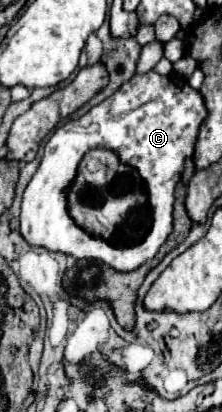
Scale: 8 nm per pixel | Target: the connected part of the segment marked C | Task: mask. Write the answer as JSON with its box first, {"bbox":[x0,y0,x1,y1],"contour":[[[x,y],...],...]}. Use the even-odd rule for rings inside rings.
{"bbox":[21,70,205,272],"contour":[[[155,70],[135,74],[111,98],[91,108],[85,116],[69,120],[57,128],[45,144],[41,164],[25,188],[21,204],[21,234],[31,246],[43,246],[51,252],[71,254],[75,258],[103,260],[119,272],[131,272],[151,260],[165,244],[173,230],[173,192],[181,178],[185,158],[193,156],[199,128],[205,120],[205,102],[199,90],[191,88],[187,80],[175,76],[161,76]],[[93,148],[105,148],[119,156],[119,160],[139,172],[147,184],[147,224],[143,230],[133,230],[135,242],[131,246],[113,246],[77,226],[69,216],[67,190],[75,184],[83,156]]]}

